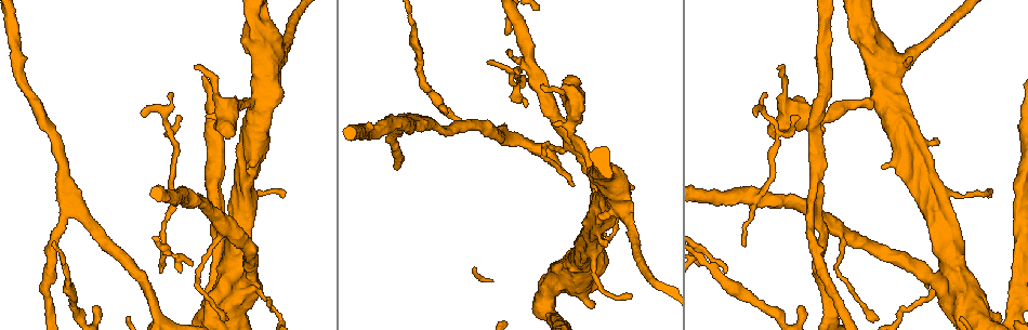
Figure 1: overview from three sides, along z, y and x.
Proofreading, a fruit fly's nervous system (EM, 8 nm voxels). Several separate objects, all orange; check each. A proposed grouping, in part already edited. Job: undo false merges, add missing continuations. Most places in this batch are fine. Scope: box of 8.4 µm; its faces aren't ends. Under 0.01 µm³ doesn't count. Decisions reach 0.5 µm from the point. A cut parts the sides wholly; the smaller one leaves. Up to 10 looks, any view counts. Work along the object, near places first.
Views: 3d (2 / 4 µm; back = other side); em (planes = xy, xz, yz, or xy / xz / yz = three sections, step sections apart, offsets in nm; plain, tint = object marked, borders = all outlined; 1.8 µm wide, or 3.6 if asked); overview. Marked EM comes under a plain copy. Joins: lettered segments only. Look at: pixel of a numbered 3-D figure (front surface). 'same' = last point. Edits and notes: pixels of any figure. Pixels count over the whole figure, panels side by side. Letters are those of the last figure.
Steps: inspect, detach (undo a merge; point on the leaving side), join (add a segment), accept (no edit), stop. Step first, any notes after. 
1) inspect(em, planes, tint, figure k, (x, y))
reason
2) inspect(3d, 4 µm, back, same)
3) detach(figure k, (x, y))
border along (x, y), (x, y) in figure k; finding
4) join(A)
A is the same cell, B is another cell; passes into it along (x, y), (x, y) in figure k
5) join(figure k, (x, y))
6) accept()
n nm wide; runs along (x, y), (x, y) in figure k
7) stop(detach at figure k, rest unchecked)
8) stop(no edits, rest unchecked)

inspect(em, planes, borders, figure 1, (505, 31))
thin end

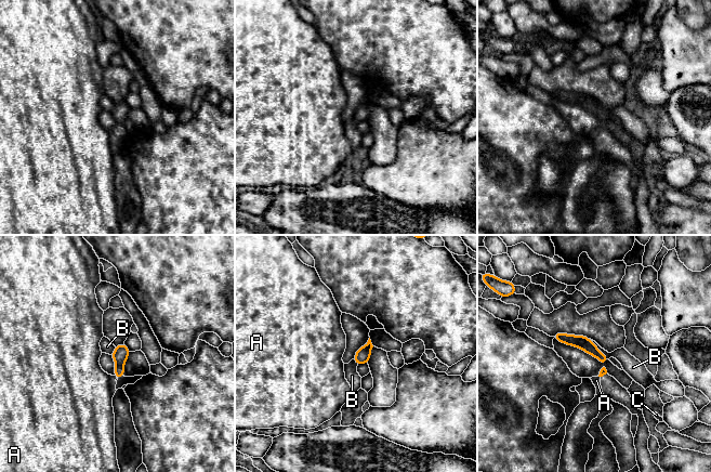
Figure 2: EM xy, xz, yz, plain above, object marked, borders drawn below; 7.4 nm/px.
accept()
100 nm wide; B touches over 220 nm; A, B and C are other cells; no lettered segment goes on from it

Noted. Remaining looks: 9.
inspect(em, 3.6 µm, planes, borders, figure 1, (439, 107))
an open end

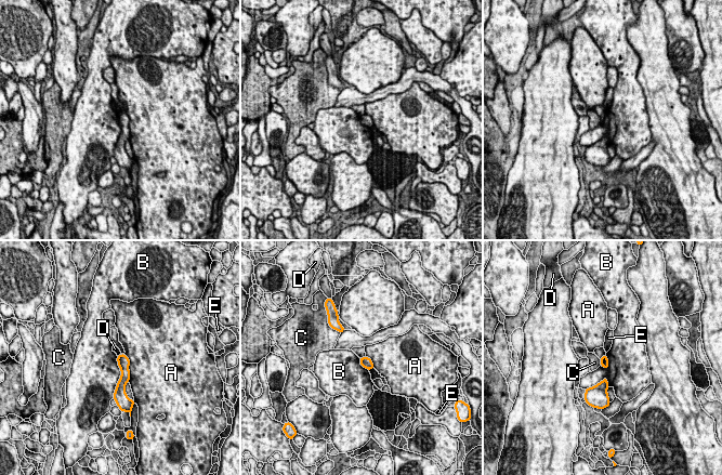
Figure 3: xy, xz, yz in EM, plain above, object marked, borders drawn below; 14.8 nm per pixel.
accept()
A, B, C, D and E are other cells; border along (118, 356), (120, 378), (113, 398) in figure 3; no lettered segment goes on from it

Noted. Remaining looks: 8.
inspect(em, xy, step 4, borders, figure 1, (712, 263))
thick turns thin

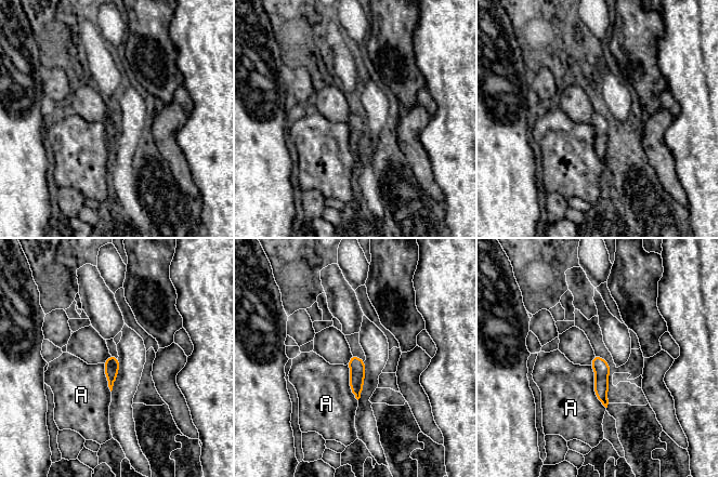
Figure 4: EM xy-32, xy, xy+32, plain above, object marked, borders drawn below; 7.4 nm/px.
accept()
A is another cell; runs along (596, 359), (605, 401) in figure 4; all the same neuron

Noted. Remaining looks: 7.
inspect(em, planes, borders, figure 1, (171, 96))
branch stops here

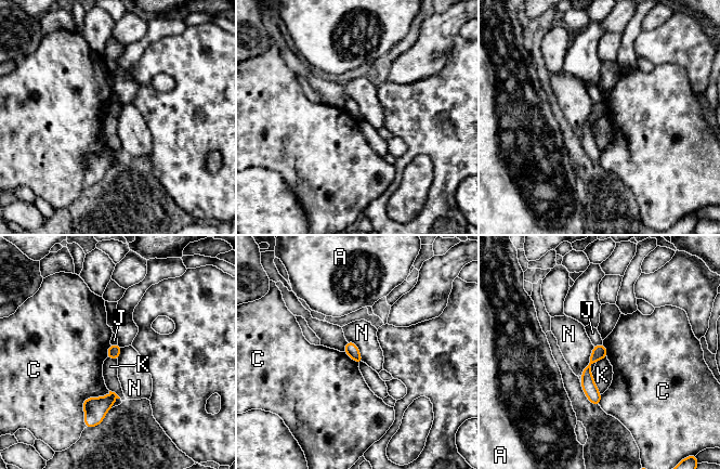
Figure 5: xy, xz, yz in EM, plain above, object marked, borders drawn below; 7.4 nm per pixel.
accept()
A, C, J, K and N are other cells; none of them fits

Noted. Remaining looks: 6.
stop(no edits, rest unchecked)

